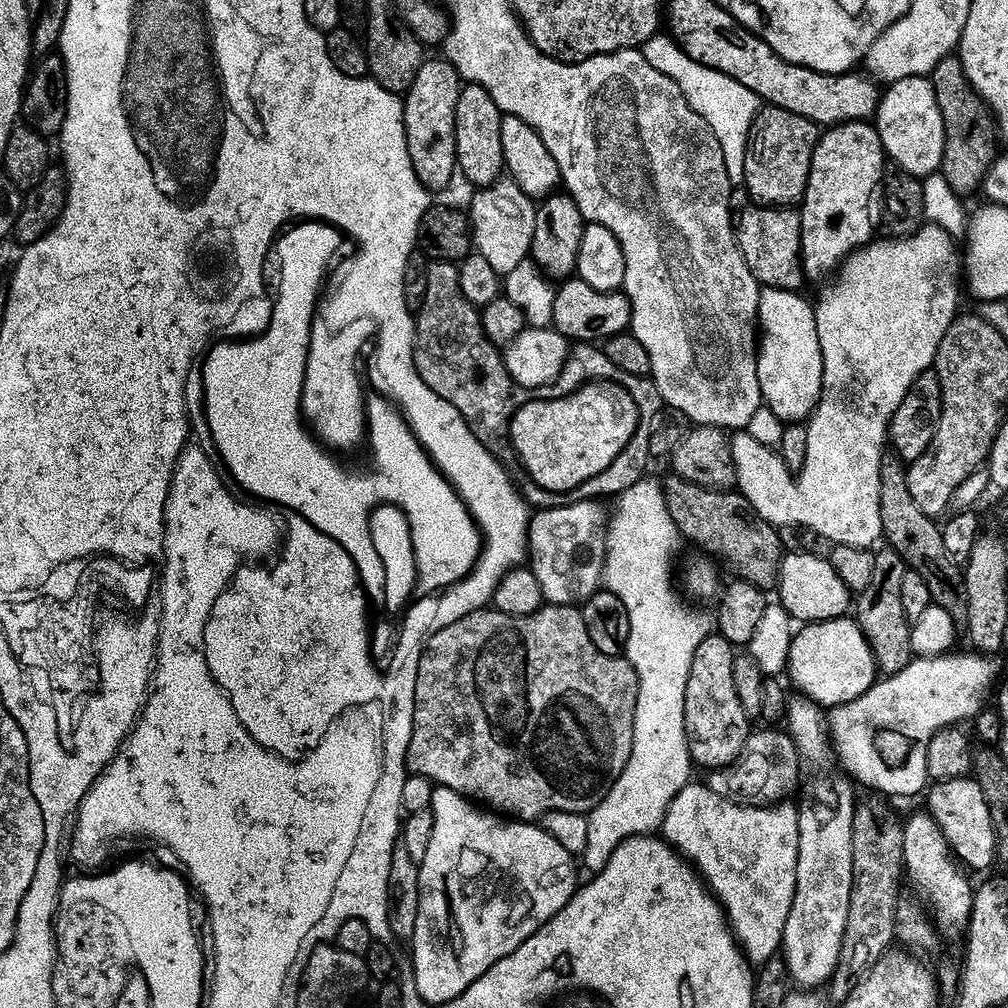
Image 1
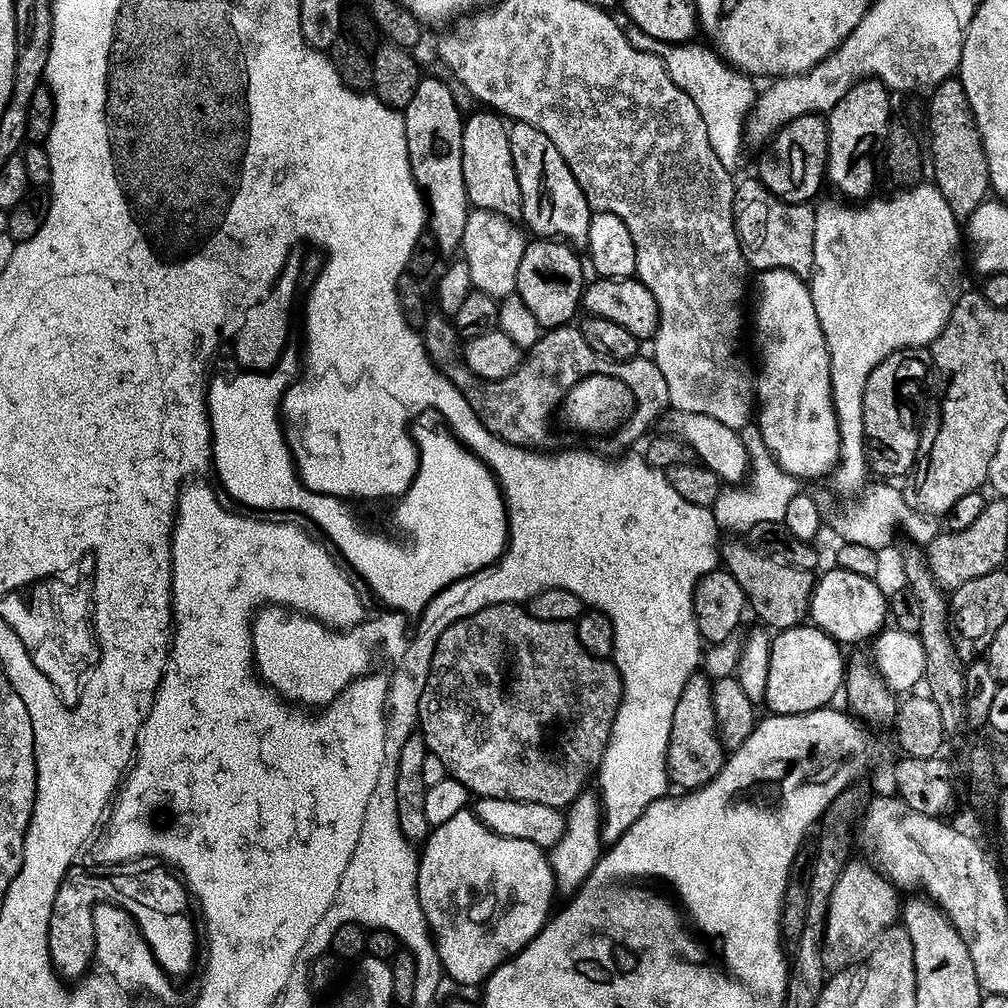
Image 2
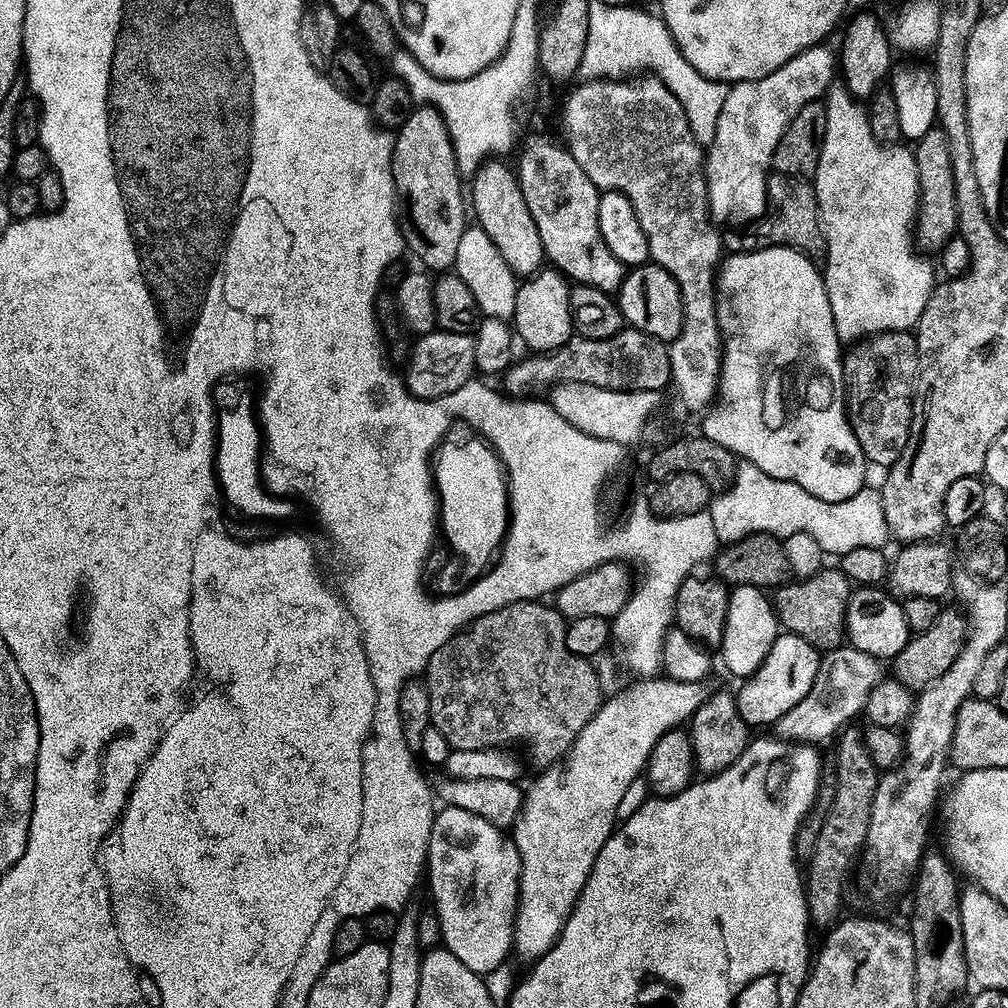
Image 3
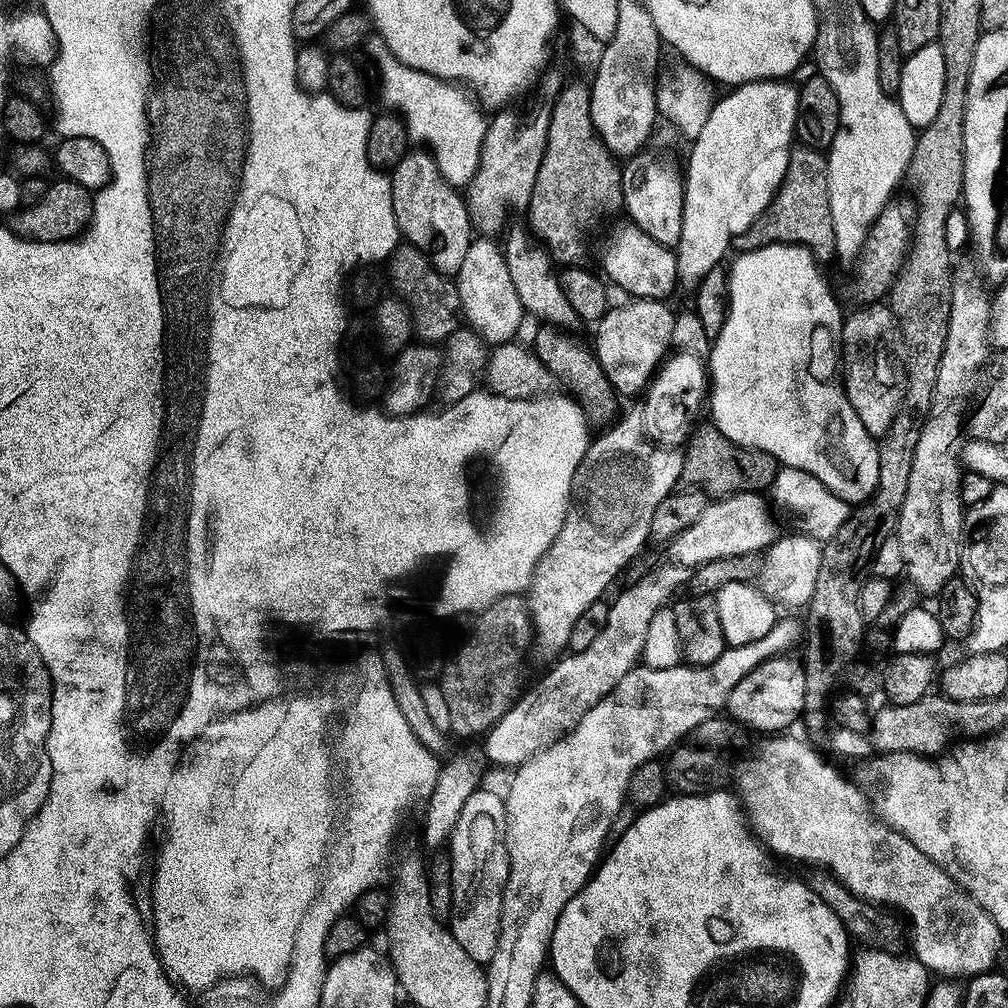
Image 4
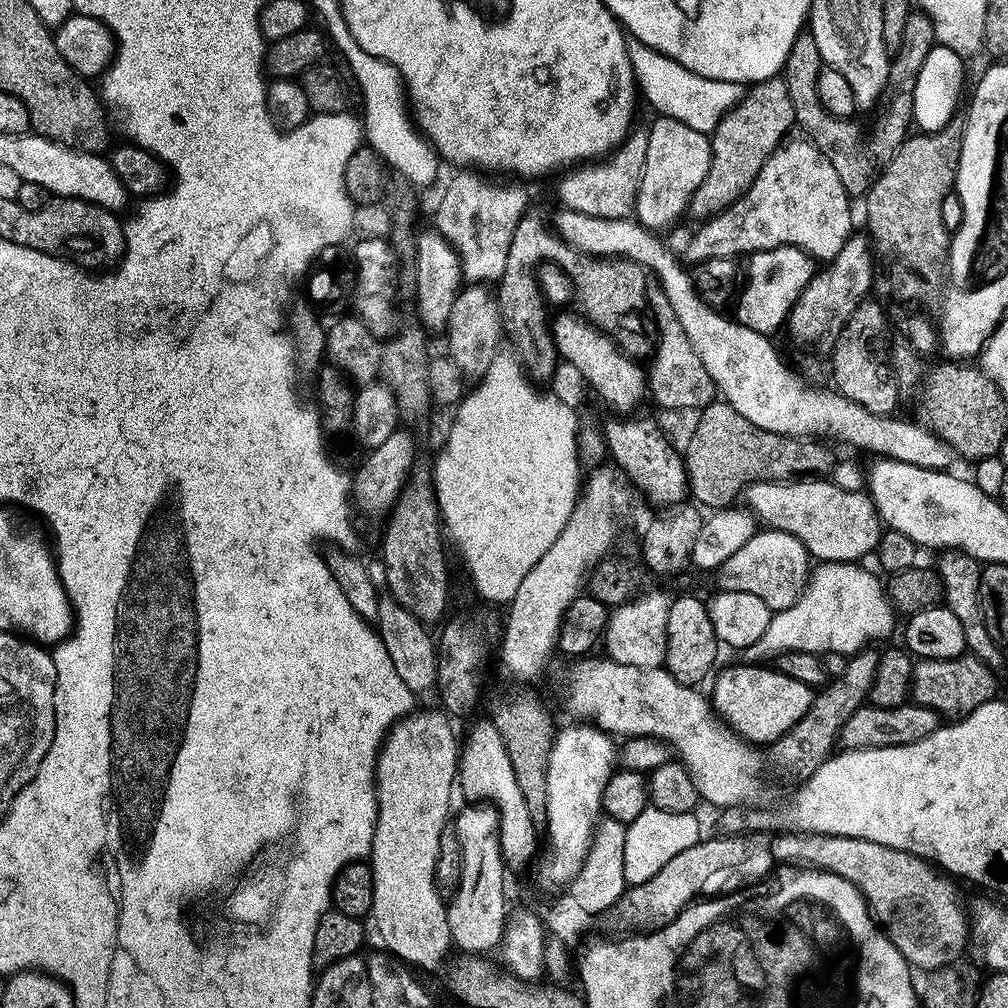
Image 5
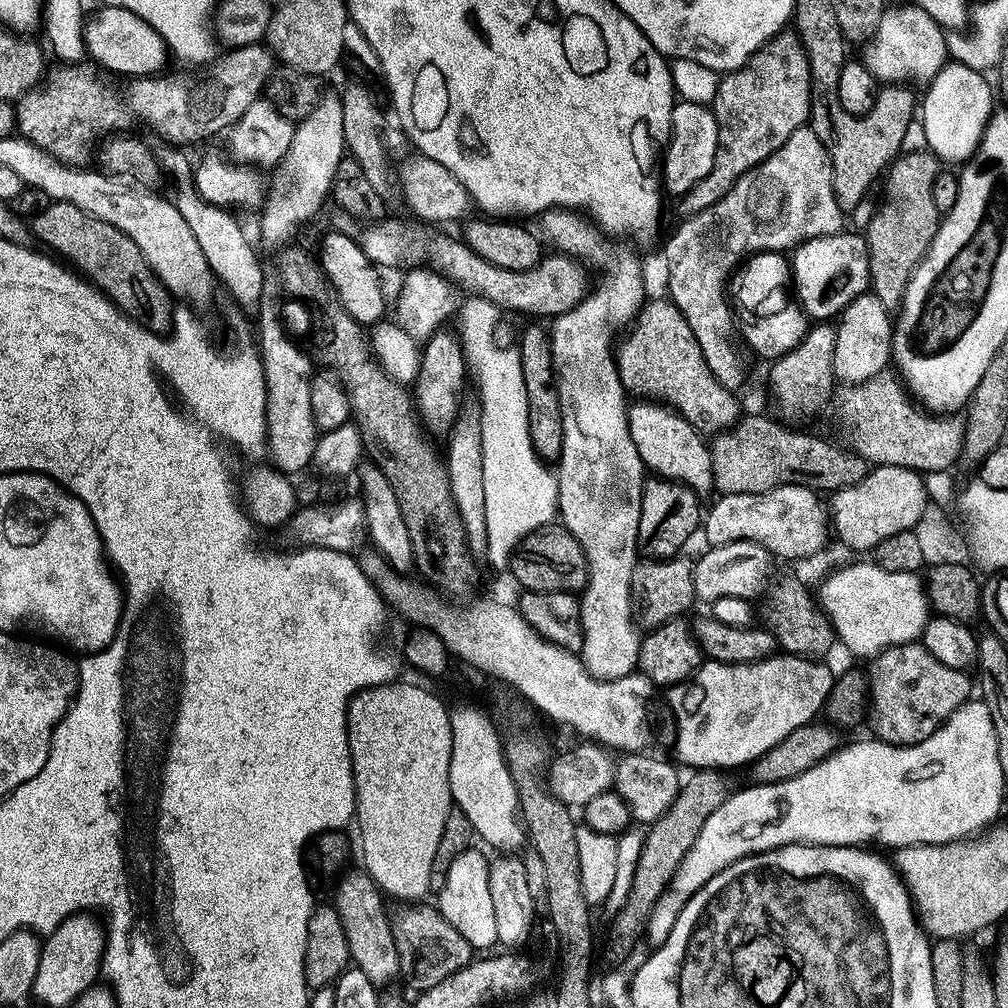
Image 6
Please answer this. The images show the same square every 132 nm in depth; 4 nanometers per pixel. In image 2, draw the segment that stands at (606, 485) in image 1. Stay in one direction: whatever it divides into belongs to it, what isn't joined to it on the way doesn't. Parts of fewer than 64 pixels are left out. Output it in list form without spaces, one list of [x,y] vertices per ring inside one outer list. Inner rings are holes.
[[[561,324],[560,327],[547,329],[541,334],[532,348],[527,349],[516,370],[501,381],[508,384],[508,408],[520,408],[520,404],[524,404],[524,408],[532,408],[532,412],[524,412],[524,420],[536,420],[536,412],[540,412],[540,433],[547,437],[552,411],[555,408],[557,411],[558,406],[563,405],[564,396],[577,382],[597,374],[613,376],[626,382],[626,386],[632,391],[634,411],[623,425],[622,432],[632,440],[643,441],[649,435],[648,427],[670,408],[666,378],[662,378],[662,370],[658,370],[655,360],[647,355],[638,354],[632,360],[606,360],[590,350],[579,327]]]

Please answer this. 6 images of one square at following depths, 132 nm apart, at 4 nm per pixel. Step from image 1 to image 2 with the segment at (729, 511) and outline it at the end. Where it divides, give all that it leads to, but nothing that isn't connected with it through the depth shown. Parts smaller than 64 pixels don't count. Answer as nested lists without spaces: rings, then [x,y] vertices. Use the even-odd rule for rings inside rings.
[[[743,539],[730,540],[732,541],[725,548],[723,545],[719,549],[718,556],[722,561],[723,571],[730,573],[734,582],[742,586],[742,594],[751,615],[753,612],[761,620],[761,625],[772,630],[801,627],[809,615],[808,603],[812,601],[813,573],[803,572],[782,562],[774,562],[774,558],[766,558]]]

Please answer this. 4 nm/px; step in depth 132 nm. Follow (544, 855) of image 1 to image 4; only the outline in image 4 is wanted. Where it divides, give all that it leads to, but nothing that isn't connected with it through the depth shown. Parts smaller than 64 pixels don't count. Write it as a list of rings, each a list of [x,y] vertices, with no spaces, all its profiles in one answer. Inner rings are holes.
[[[477,790],[466,799],[450,841],[453,872],[450,931],[458,946],[481,966],[487,965],[498,946],[504,883],[508,881],[508,855],[502,831],[505,826],[504,796]]]

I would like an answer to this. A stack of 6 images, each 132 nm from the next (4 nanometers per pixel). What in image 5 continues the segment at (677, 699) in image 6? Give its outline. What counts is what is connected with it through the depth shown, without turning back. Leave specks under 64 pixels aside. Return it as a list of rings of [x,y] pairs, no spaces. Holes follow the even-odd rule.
[[[728,668],[720,677],[718,676],[715,677],[717,680],[712,688],[712,694],[710,692],[712,708],[735,735],[756,746],[764,746],[794,727],[806,715],[814,697],[813,689],[809,685],[798,682],[779,670],[772,669],[771,672],[768,668]]]

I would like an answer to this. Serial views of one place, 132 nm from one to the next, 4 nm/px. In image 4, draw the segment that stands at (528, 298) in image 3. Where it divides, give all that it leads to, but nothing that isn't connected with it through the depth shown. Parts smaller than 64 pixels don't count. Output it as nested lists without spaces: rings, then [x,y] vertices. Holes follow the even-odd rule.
[[[551,326],[537,327],[536,341],[530,344],[531,351],[546,366],[546,370],[552,376],[553,381],[565,384],[569,388],[571,399],[579,404],[583,415],[593,425],[604,424],[615,421],[618,416],[616,412],[616,400],[618,393],[606,378],[600,363],[591,351],[588,352],[575,340],[575,335],[567,331],[553,328]],[[572,391],[572,392],[571,392]],[[607,420],[610,420],[607,422]],[[596,423],[596,424],[595,424]]]

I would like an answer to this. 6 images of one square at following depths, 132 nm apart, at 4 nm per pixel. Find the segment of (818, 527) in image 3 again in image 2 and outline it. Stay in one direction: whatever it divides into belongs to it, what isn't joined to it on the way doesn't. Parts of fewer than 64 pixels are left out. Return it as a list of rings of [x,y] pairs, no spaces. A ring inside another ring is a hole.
[[[749,422],[738,431],[749,459],[748,488],[730,486],[721,489],[711,508],[717,527],[721,531],[728,530],[732,532],[730,534],[746,534],[758,522],[782,522],[790,500],[800,492],[799,479],[783,471],[778,466],[776,459],[770,454],[769,448],[762,438],[761,430],[757,423]],[[884,480],[869,483],[858,496],[858,501],[850,507],[836,522],[836,530],[845,543],[855,542],[860,546],[870,546],[878,551],[884,546],[893,543],[893,536],[899,525],[910,537],[911,543],[916,546],[927,546],[942,530],[941,519],[934,515],[924,515],[921,512],[912,512],[905,502],[903,491],[897,486]]]

